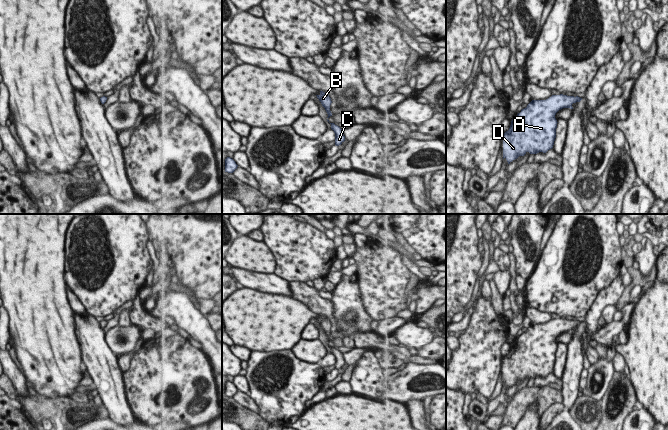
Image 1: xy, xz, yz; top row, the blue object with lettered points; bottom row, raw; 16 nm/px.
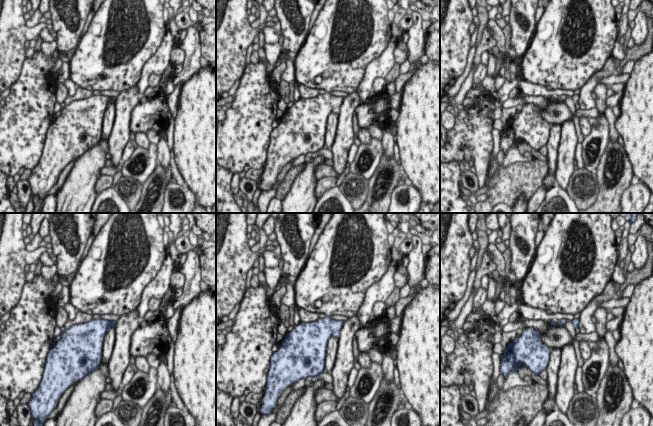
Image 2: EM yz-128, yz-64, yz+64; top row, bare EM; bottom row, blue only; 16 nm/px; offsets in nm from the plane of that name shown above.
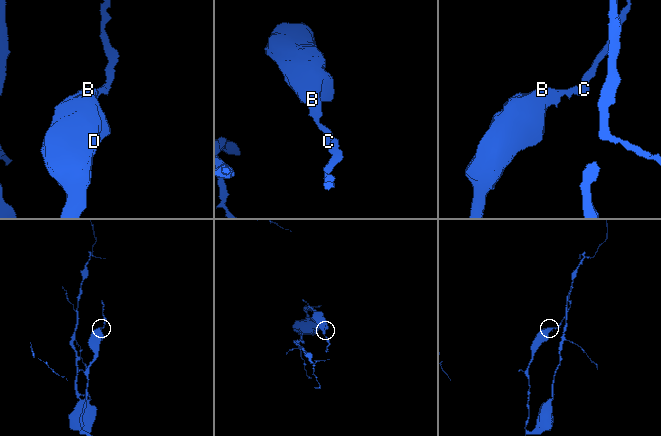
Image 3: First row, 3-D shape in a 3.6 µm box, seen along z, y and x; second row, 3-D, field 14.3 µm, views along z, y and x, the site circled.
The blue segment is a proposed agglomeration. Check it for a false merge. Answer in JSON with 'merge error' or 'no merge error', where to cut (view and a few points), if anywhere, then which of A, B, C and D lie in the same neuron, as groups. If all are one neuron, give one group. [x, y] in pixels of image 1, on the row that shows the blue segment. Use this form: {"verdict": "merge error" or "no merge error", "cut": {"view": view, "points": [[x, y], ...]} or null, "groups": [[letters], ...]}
{"verdict": "no merge error", "cut": null, "groups": [["A", "B", "C", "D"]]}

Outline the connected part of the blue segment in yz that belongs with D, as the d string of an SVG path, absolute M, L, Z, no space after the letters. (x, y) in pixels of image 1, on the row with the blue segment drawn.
M552 95L546 100L532 100L512 119L503 137L503 159L510 164L527 152L546 153L553 148L556 138L556 113L563 108L573 109L572 104L582 98L567 95Z

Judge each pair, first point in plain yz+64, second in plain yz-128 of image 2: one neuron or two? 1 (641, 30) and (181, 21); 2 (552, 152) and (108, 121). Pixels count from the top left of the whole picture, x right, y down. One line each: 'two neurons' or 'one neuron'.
1: two neurons
2: one neuron

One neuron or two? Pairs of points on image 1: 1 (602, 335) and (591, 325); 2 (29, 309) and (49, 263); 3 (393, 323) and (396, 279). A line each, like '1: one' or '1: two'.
1: two
2: one
3: two

